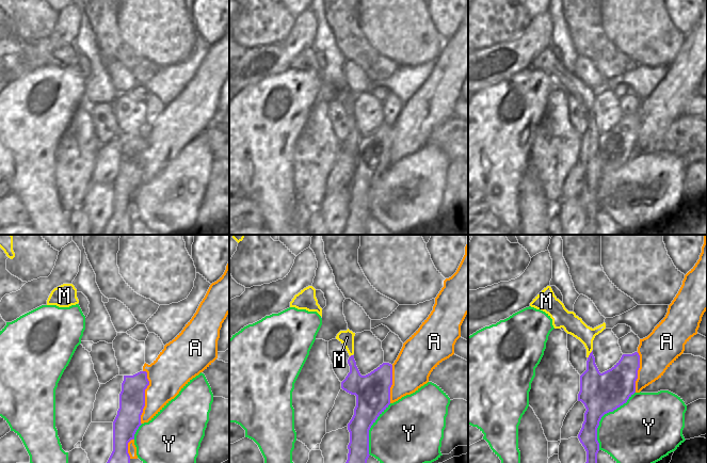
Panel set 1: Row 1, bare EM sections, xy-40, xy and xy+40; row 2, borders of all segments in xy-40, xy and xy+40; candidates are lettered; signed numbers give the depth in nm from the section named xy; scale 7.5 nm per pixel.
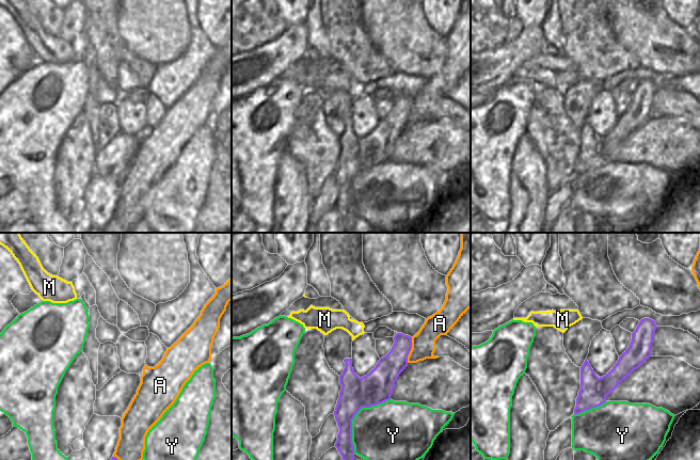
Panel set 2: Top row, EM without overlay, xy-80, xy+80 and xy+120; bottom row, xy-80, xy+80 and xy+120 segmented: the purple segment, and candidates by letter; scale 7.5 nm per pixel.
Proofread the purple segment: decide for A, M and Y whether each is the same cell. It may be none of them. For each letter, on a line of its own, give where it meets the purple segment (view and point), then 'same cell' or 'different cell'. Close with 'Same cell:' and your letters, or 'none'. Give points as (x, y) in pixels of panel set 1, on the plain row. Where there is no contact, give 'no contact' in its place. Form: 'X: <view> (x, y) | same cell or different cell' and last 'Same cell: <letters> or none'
A: xy-40 (144, 158) | different cell
M: xy+40 (590, 115) | different cell
Y: xy+40 (603, 176) | different cell
Same cell: none

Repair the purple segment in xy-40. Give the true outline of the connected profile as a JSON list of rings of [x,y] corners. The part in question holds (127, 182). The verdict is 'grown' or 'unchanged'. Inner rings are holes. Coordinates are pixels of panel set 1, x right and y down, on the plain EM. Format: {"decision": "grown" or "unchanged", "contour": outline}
{"decision": "unchanged", "contour": [[[146,132],[124,137],[119,170],[113,182],[113,212],[100,235],[130,235],[128,204],[141,185],[145,167],[145,150],[149,146]]]}

